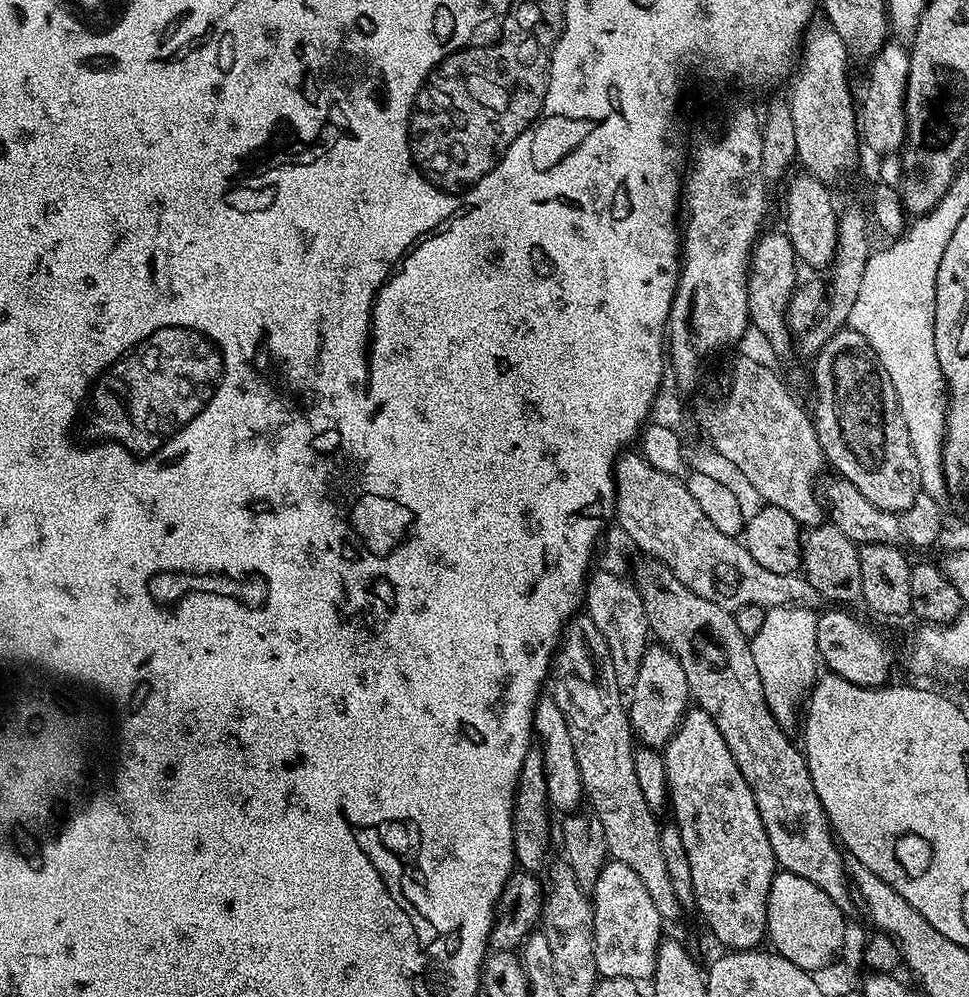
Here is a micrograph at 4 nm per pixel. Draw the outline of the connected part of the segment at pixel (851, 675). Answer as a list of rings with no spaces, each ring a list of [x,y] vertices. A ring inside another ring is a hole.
[[[840,606],[829,607],[829,612],[821,611],[816,617],[816,641],[818,642],[818,650],[820,651],[819,659],[824,660],[827,671],[838,674],[842,678],[846,678],[846,682],[857,684],[863,688],[879,688],[889,683],[888,675],[892,672],[892,656],[888,653],[888,648],[884,645],[884,640],[871,628],[868,624],[863,624],[856,616],[851,616]]]

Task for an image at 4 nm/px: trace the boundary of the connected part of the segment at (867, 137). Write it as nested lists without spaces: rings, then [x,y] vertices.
[[[888,42],[871,57],[872,69],[868,72],[868,85],[864,97],[859,98],[856,109],[856,134],[861,145],[864,144],[876,155],[883,158],[899,153],[904,147],[906,134],[906,114],[904,113],[904,88],[908,85],[910,70],[909,49],[900,42]]]

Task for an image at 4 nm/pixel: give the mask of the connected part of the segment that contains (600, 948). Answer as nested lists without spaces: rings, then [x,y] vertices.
[[[609,859],[590,893],[594,914],[594,958],[596,971],[604,978],[647,981],[654,974],[658,946],[662,939],[658,906],[650,898],[642,878],[622,862]]]

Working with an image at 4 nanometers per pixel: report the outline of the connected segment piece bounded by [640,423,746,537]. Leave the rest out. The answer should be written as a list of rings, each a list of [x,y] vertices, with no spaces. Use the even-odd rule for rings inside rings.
[[[656,423],[647,425],[640,435],[640,443],[642,442],[641,455],[655,469],[662,470],[668,476],[684,479],[690,496],[701,507],[706,518],[713,522],[714,526],[722,531],[722,534],[739,537],[743,533],[746,523],[746,511],[744,512],[737,494],[728,485],[710,474],[692,472],[687,476],[686,462],[680,448],[678,435],[679,433],[676,430],[668,429]]]

